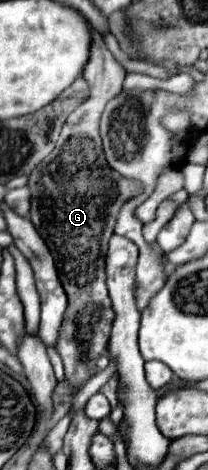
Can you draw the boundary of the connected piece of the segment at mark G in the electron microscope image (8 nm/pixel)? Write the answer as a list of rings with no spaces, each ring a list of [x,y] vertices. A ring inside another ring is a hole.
[[[93,31],[93,37],[91,59],[83,71],[85,81],[89,83],[89,97],[67,117],[55,151],[35,167],[27,185],[31,191],[29,217],[53,253],[61,285],[69,299],[65,323],[61,325],[61,339],[57,339],[55,351],[63,359],[65,377],[73,387],[73,393],[97,373],[95,361],[99,355],[107,353],[113,307],[105,285],[105,251],[121,205],[141,191],[139,183],[113,171],[103,155],[99,119],[107,101],[121,93],[125,69],[115,61],[97,31]]]

